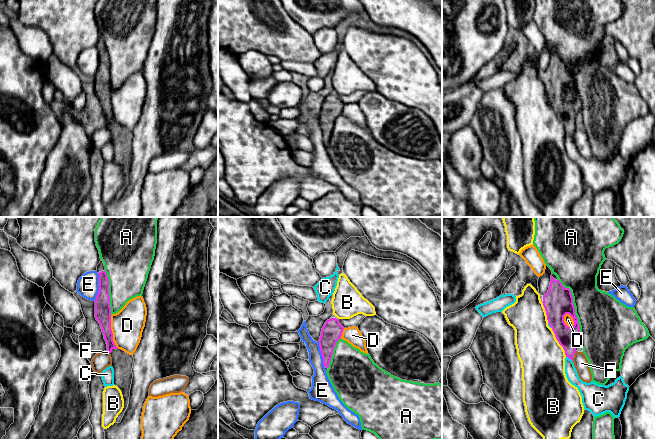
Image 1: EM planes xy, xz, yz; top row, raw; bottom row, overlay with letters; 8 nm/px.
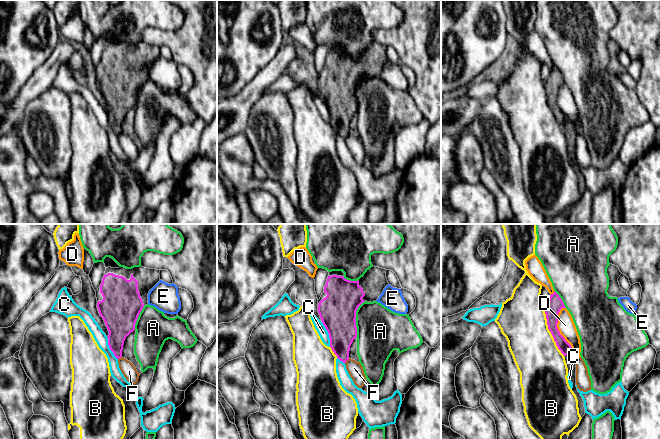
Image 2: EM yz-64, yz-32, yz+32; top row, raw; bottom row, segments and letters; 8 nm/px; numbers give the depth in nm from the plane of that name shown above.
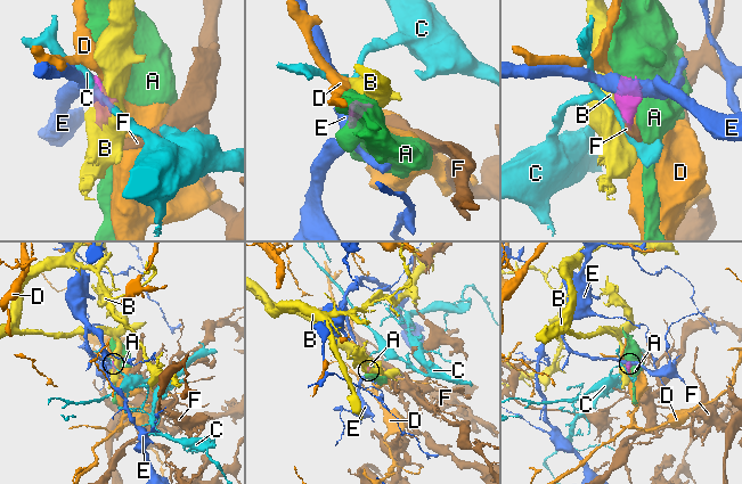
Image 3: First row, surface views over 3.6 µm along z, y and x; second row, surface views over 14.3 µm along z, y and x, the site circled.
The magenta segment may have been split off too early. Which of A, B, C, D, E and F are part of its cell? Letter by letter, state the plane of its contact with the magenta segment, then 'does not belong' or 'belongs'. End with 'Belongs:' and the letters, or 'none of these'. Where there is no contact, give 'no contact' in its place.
A: meets magenta in yz; does not belong
B: meets magenta in yz; does not belong
C: meets magenta in yz; does not belong
D: meets magenta in xy; does not belong
E: meets magenta in xy; does not belong
F: meets magenta in yz; does not belong
Belongs: none of these

